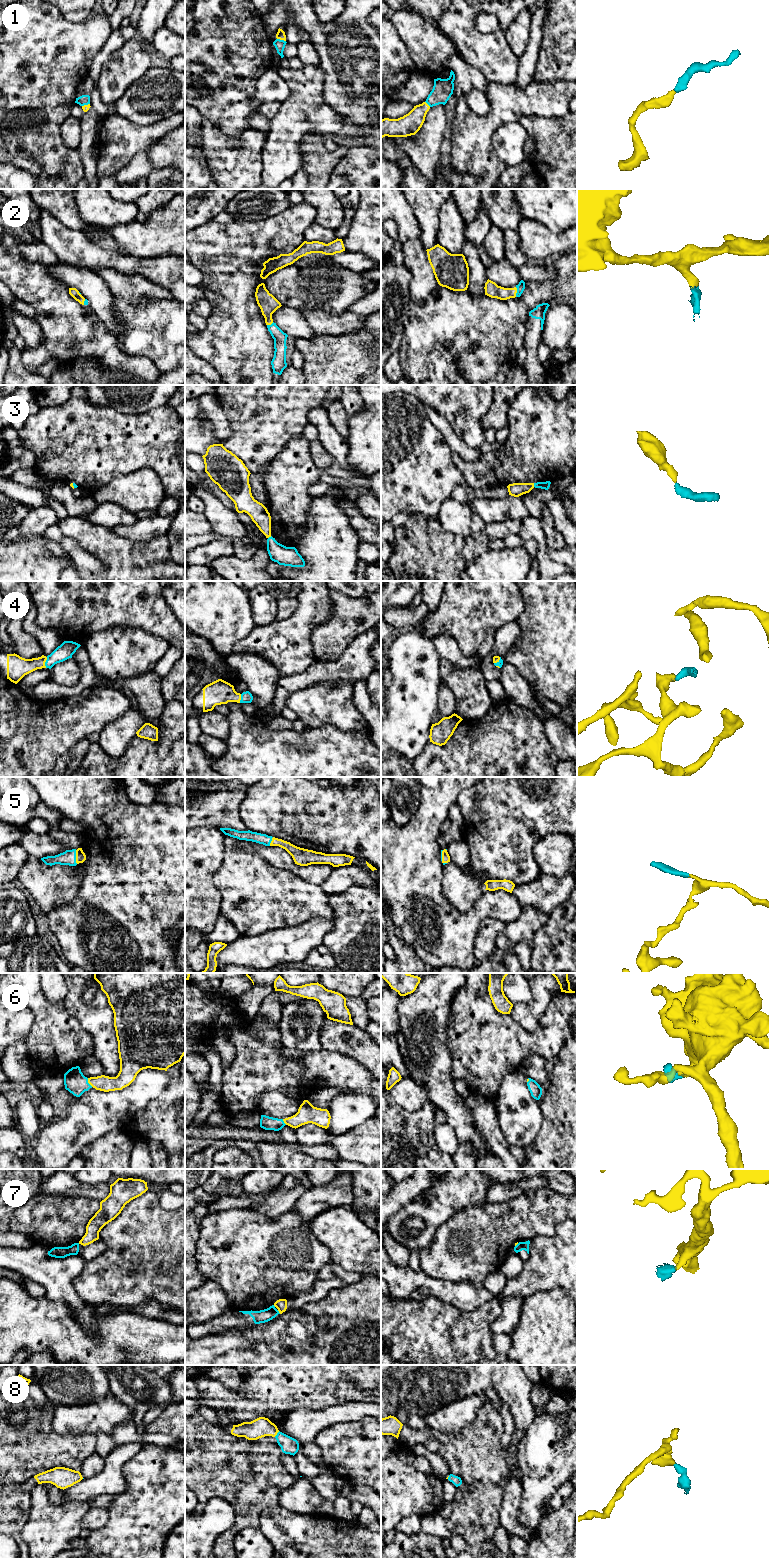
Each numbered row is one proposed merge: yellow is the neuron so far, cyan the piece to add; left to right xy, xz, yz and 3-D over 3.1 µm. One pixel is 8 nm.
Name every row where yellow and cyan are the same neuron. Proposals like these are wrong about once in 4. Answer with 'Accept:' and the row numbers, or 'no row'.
Accept: 1, 2, 3, 4, 5, 6, 8

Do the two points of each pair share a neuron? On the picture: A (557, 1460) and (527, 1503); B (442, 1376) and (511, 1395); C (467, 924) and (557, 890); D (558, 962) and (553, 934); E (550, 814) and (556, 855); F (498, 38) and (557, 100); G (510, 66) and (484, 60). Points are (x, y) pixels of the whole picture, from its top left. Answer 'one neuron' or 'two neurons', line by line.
A: one neuron
B: one neuron
C: two neurons
D: one neuron
E: two neurons
F: two neurons
G: one neuron

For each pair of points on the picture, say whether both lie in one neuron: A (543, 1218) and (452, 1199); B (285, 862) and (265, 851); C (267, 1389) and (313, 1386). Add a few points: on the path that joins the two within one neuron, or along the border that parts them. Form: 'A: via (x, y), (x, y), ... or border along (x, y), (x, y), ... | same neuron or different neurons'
A: border along (486, 1201), (481, 1204), (465, 1206), (456, 1213) | different neurons
B: via (280, 858), (270, 853) | same neuron
C: via (278, 1387), (302, 1386) | same neuron

